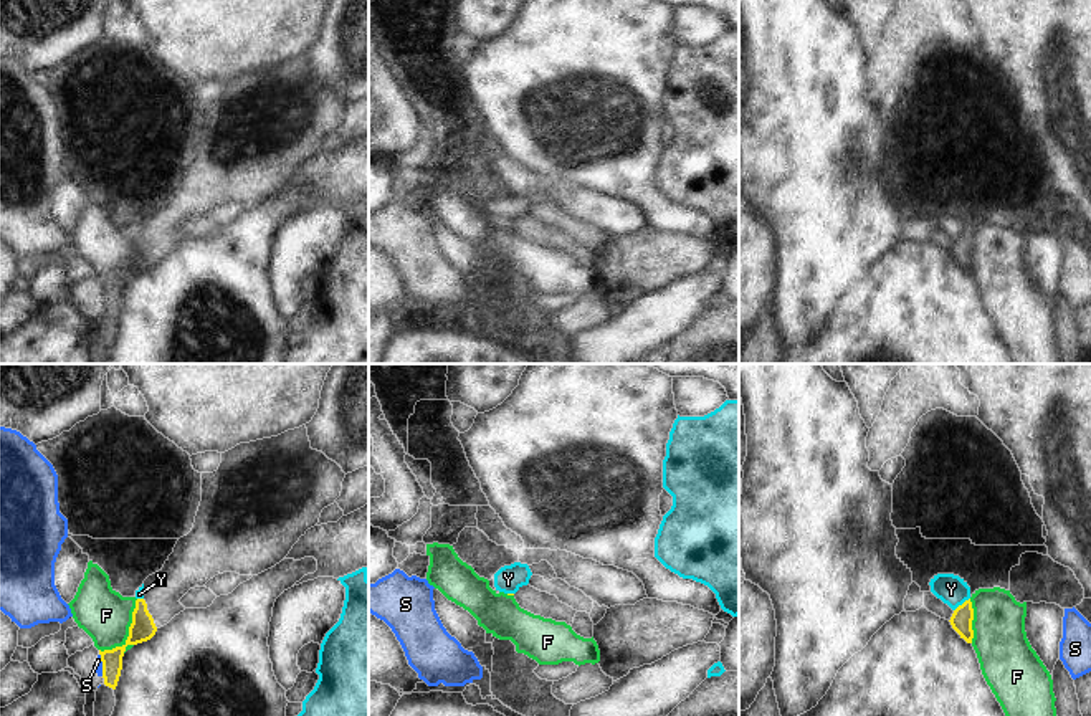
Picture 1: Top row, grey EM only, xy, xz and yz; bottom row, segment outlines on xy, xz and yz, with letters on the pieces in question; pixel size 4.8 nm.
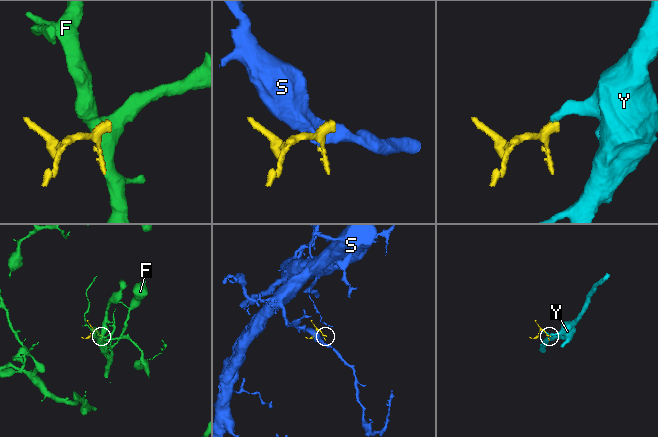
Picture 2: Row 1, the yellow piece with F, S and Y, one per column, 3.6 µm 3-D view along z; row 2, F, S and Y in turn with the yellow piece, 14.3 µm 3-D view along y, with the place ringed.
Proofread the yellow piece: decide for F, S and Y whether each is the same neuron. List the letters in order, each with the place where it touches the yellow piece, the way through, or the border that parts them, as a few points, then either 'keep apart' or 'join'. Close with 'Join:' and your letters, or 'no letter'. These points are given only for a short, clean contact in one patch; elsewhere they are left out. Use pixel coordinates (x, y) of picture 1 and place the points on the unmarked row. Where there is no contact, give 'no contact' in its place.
F: contact xy (129, 262); keep apart
S: contact xy (103, 295); border xy (100, 283), (103, 305); keep apart
Y: contact yz (962, 233); border yz (969, 227), (954, 240); keep apart
Join: no letter

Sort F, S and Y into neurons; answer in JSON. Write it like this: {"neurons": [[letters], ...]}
{"neurons": [["F"], ["S"], ["Y"]]}

